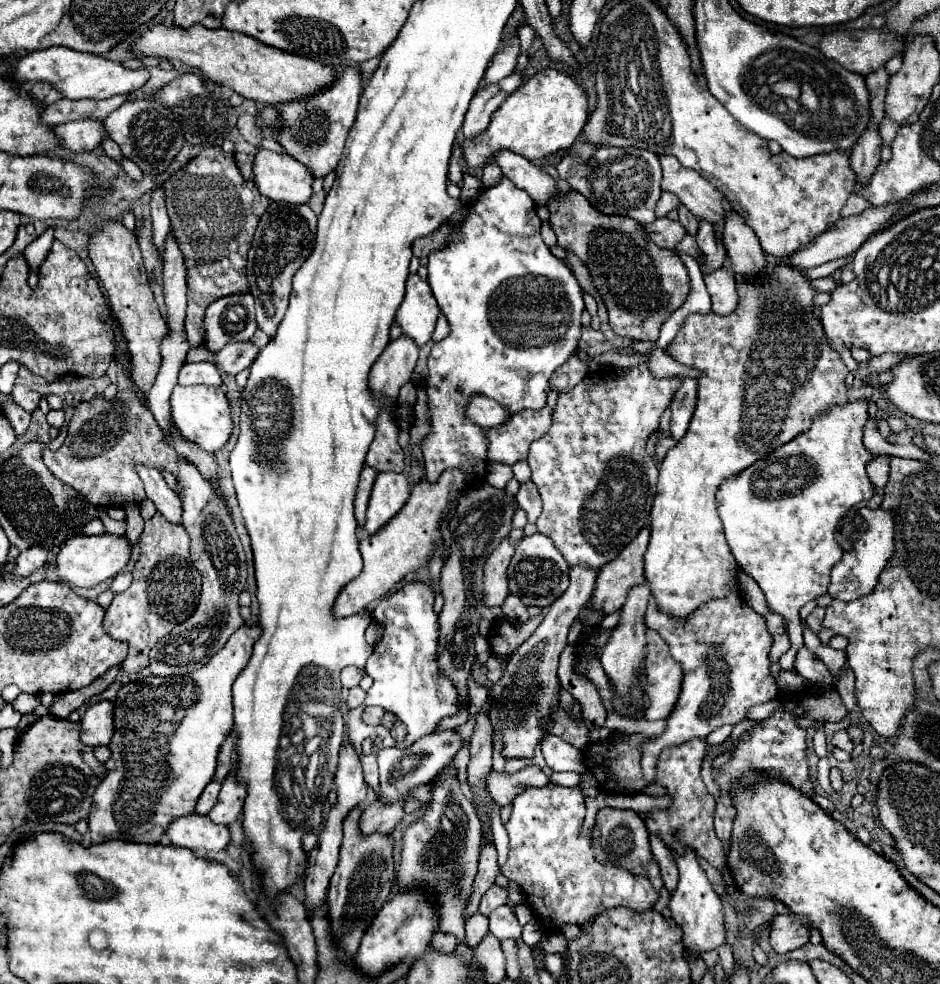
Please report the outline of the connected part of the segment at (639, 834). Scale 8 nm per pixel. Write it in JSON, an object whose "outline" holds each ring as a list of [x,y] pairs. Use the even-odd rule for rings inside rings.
{"outline":[[[600,808],[598,814],[596,814],[596,824],[592,828],[592,850],[594,850],[594,858],[600,864],[624,868],[634,876],[646,876],[652,882],[654,890],[660,892],[664,882],[660,878],[658,864],[656,864],[652,852],[650,852],[646,824],[636,812],[618,810],[618,808]]]}

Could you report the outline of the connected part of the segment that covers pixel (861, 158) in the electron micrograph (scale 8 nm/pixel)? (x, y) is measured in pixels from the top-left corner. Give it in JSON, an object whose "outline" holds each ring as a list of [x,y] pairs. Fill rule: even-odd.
{"outline":[[[870,120],[850,154],[850,164],[852,170],[856,172],[856,180],[868,182],[868,178],[880,164],[880,148],[882,148],[882,138],[880,138],[878,124]]]}

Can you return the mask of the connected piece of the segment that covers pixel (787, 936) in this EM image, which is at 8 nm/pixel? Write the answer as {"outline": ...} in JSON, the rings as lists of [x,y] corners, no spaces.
{"outline":[[[780,914],[780,916],[774,916],[772,920],[772,928],[770,928],[770,946],[780,952],[780,954],[786,954],[786,952],[792,952],[800,946],[804,946],[808,942],[810,934],[808,934],[808,926],[794,920],[792,916],[786,916],[786,914]]]}

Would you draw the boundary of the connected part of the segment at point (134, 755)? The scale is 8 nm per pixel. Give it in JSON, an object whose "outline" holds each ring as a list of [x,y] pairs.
{"outline":[[[256,626],[238,628],[224,648],[216,652],[202,668],[184,676],[146,676],[142,680],[124,684],[118,690],[114,700],[114,736],[108,744],[110,758],[104,762],[106,774],[94,792],[88,816],[94,844],[108,838],[156,844],[166,832],[170,820],[194,812],[198,796],[214,778],[218,750],[224,738],[232,732],[232,684],[240,674],[240,668],[248,664],[254,640]]]}

